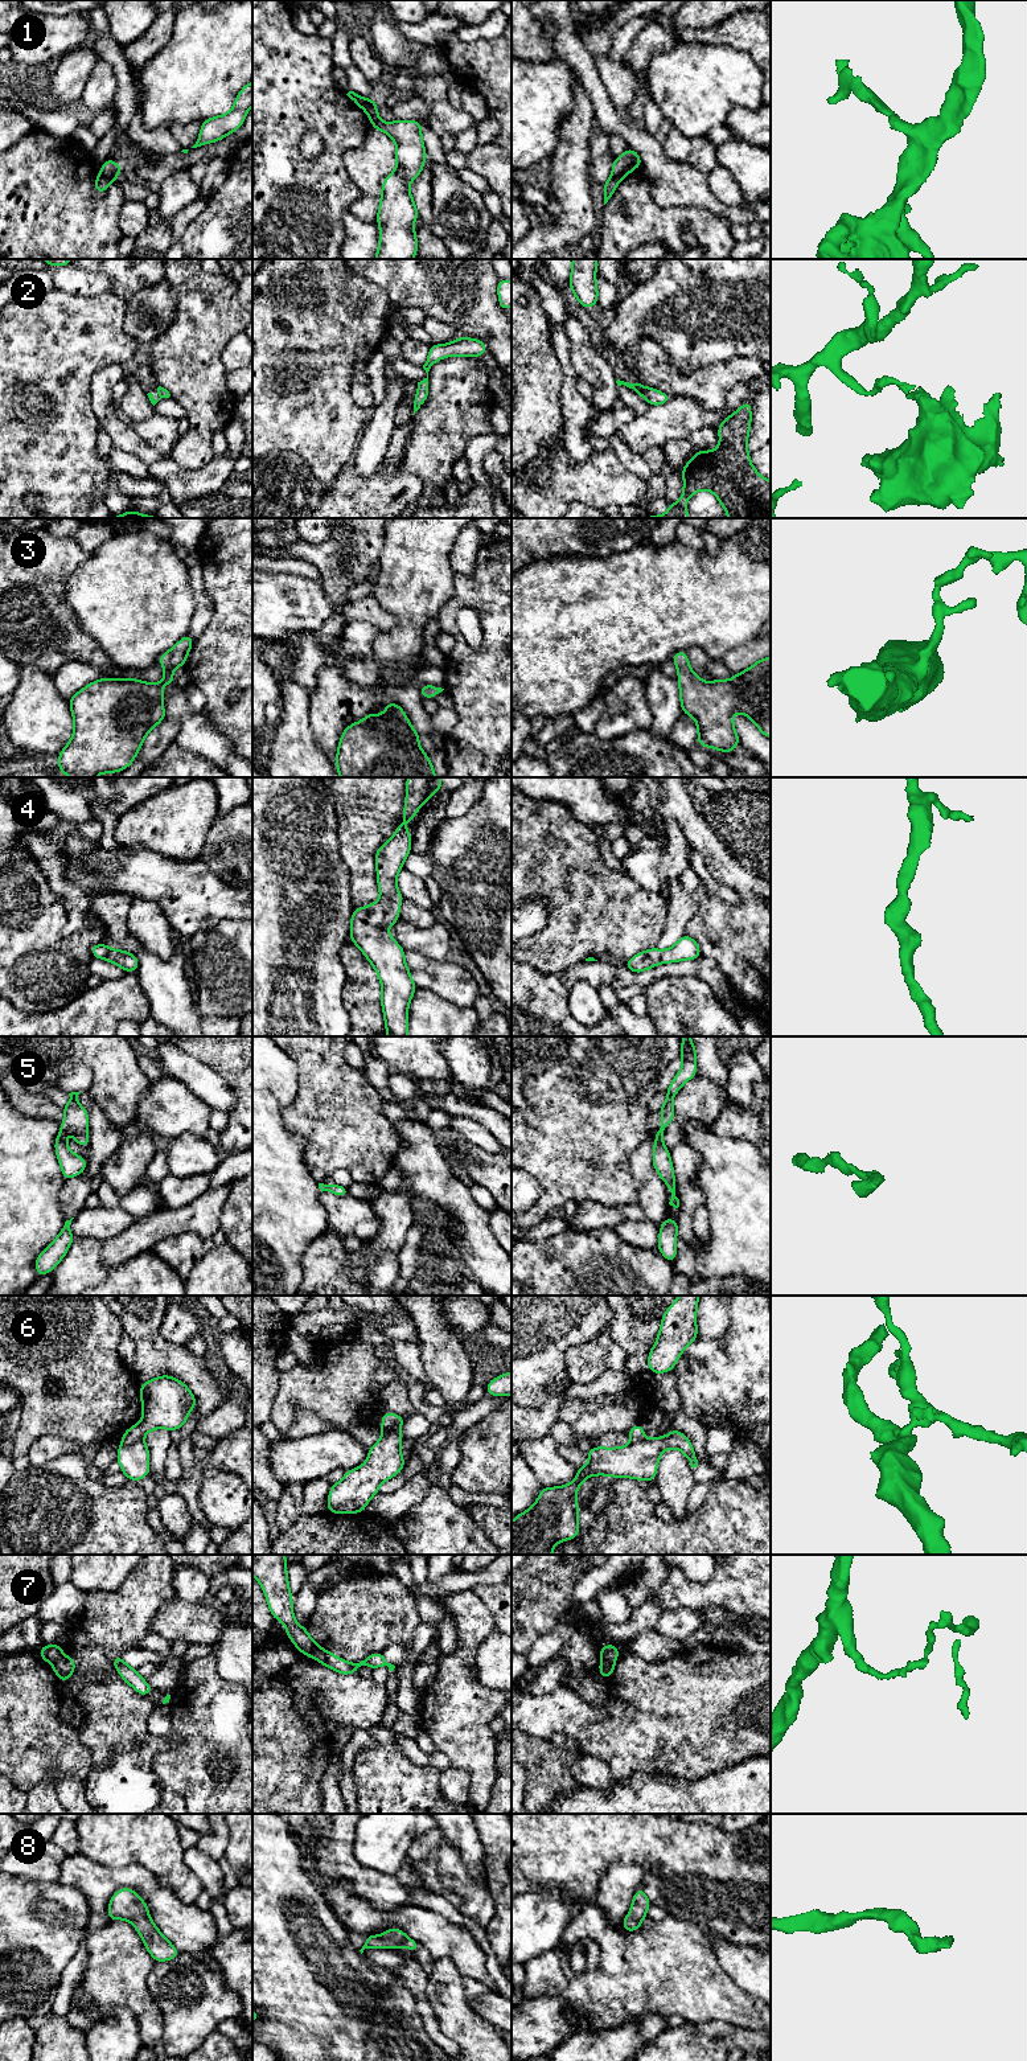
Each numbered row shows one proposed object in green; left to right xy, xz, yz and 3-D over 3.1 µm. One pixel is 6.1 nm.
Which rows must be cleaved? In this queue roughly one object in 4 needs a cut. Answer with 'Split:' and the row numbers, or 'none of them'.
Split: 1, 2, 6, 7

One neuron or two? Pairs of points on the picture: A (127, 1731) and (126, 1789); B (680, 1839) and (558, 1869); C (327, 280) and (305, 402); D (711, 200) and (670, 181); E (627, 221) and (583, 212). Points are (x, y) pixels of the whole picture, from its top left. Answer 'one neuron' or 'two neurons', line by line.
A: one neuron
B: one neuron
C: one neuron
D: one neuron
E: two neurons

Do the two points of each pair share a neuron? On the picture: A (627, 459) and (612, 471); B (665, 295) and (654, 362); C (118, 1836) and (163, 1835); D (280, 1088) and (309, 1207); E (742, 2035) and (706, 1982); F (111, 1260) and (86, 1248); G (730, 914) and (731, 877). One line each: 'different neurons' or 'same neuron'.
A: different neurons
B: different neurons
C: same neuron
D: same neuron
E: different neurons
F: different neurons
G: same neuron

